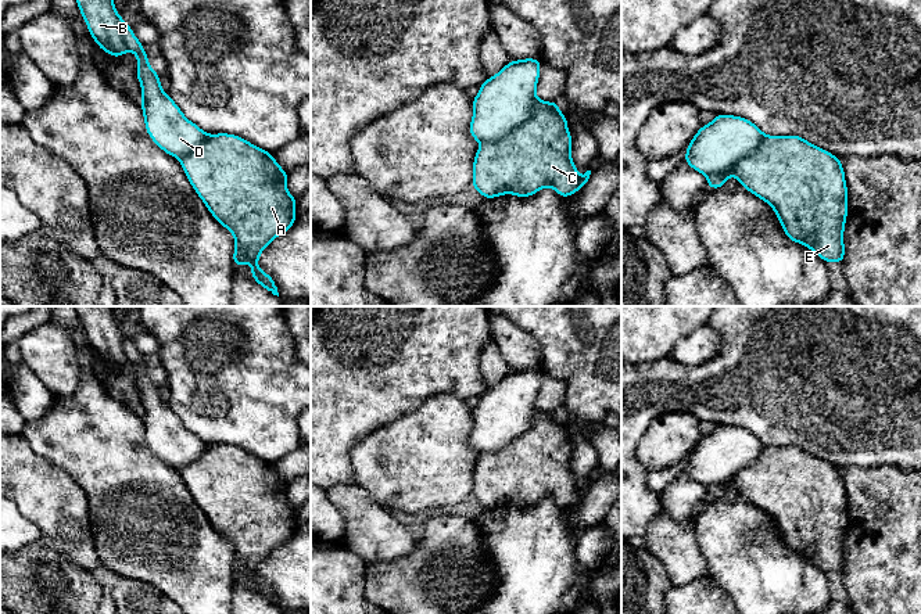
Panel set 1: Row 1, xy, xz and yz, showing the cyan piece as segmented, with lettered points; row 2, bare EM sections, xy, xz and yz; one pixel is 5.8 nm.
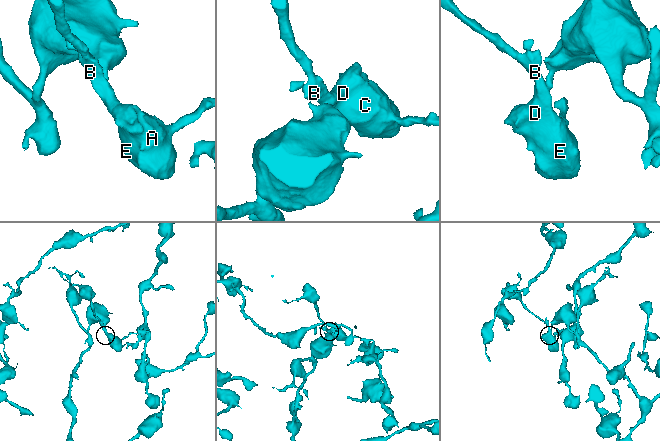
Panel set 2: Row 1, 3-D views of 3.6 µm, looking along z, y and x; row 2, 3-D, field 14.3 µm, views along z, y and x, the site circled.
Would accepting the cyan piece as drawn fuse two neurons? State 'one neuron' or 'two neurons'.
two neurons

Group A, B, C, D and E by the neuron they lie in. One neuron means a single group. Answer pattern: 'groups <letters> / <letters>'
groups A B C E / D

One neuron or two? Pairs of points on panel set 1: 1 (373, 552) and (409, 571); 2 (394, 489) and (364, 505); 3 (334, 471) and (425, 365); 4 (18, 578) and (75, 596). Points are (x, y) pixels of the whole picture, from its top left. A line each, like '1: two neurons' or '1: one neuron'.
1: two neurons
2: two neurons
3: one neuron
4: one neuron

